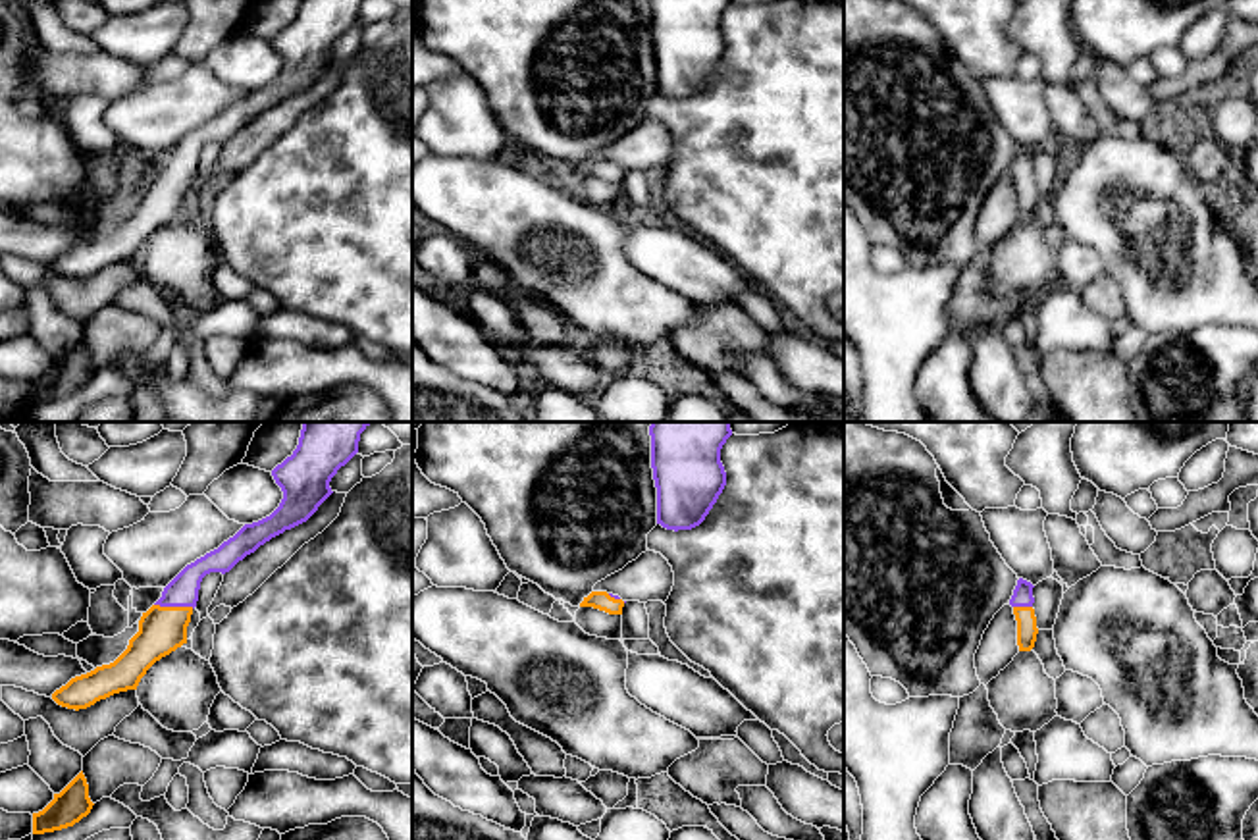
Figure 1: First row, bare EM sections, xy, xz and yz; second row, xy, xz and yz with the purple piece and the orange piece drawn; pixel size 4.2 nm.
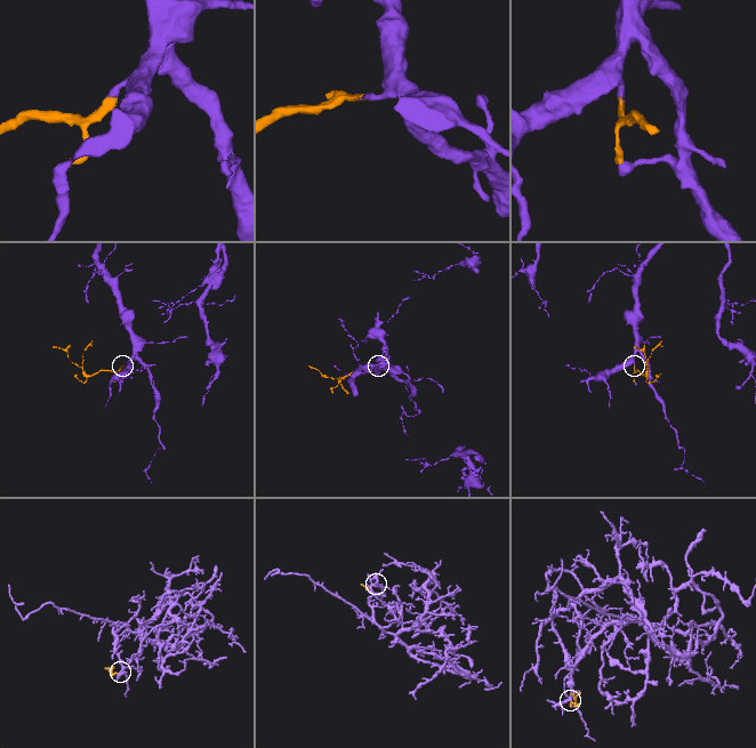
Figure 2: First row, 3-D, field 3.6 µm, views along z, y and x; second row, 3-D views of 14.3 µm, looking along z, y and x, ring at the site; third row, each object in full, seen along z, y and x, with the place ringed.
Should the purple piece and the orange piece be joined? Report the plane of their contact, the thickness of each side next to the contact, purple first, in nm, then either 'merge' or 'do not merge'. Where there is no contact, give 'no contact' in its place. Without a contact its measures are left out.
xy | 130/190 nm | merge

